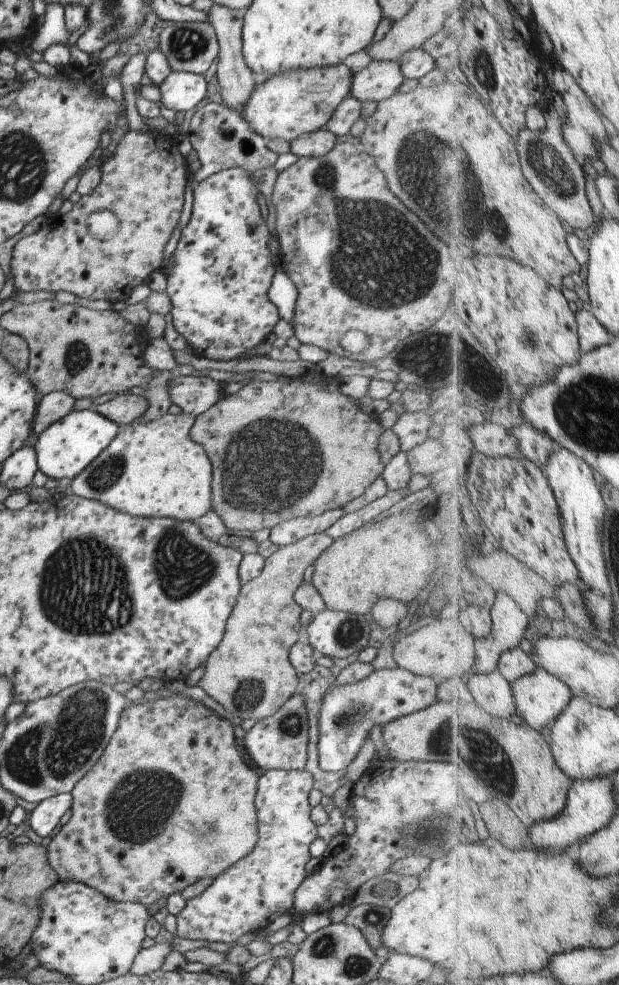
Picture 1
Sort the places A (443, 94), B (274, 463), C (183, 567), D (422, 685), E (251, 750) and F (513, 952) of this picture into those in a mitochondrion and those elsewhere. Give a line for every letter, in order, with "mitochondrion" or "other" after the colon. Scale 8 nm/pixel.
A: other
B: mitochondrion
C: mitochondrion
D: other
E: other
F: other

